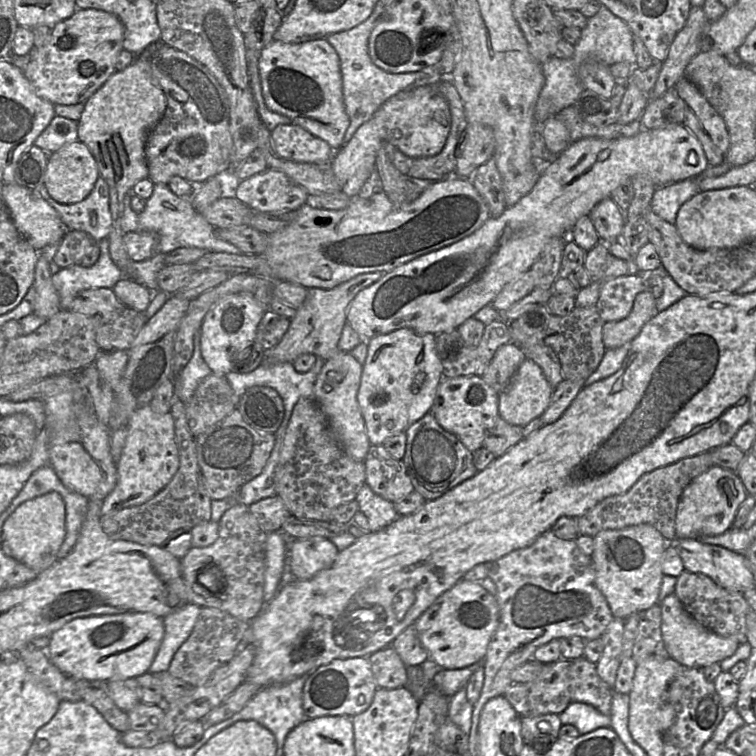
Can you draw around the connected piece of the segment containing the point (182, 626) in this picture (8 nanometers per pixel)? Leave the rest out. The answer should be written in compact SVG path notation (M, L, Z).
M186 603L163 618L164 636L148 673L168 671L176 651L190 636L200 610L200 606Z

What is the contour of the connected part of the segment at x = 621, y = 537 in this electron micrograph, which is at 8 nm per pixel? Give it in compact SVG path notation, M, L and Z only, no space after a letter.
M640 524L640 525L630 526L625 529L602 530L593 537L593 540L594 540L594 551L591 557L595 569L595 584L597 588L601 591L603 596L605 597L611 609L613 617L626 620L631 614L645 611L650 607L652 607L654 604L656 604L658 595L660 593L662 579L664 576L661 570L661 559L666 547L668 546L668 541L666 541L666 539L662 536L662 534L655 527L649 524Z

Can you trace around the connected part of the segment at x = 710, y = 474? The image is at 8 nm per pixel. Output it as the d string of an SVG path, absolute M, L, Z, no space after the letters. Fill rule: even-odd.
M711 466L694 478L680 496L675 520L676 537L698 539L723 534L731 528L737 510L747 495L735 472L720 466Z

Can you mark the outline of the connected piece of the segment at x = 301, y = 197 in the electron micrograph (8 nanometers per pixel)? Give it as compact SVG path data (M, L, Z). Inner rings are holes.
M270 168L241 180L236 198L252 211L259 212L294 212L312 202L304 188L283 172Z

